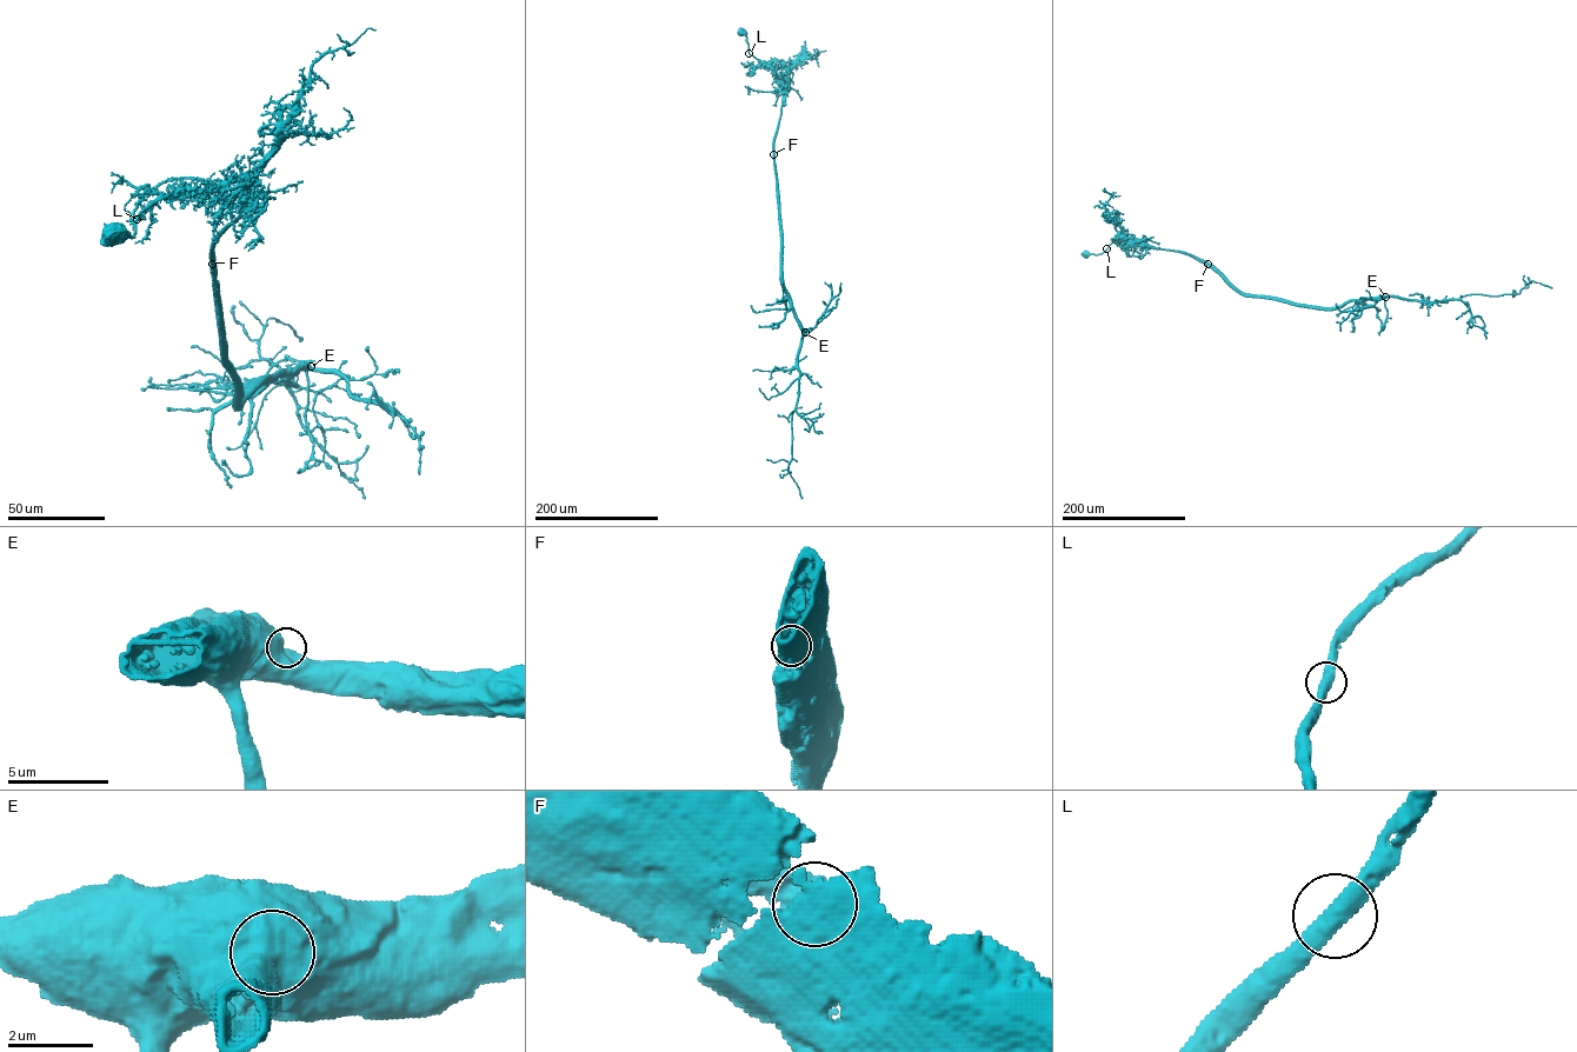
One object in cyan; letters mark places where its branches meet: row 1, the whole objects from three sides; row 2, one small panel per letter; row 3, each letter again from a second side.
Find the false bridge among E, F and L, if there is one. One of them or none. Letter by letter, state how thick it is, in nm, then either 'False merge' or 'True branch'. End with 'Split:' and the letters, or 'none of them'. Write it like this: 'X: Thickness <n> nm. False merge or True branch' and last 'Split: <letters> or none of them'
E: Thickness 650 nm. True branch
F: Thickness 550 nm. True branch
L: Thickness 480 nm. True branch
Split: none of them

